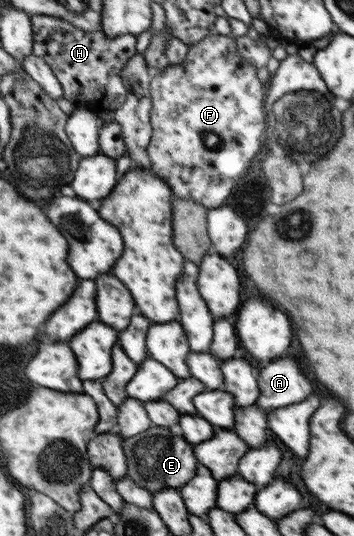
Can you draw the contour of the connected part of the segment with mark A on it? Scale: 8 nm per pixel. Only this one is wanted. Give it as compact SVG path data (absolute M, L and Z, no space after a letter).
M289 358L269 362L256 376L259 398L255 404L267 412L301 402L311 390L309 380Z

